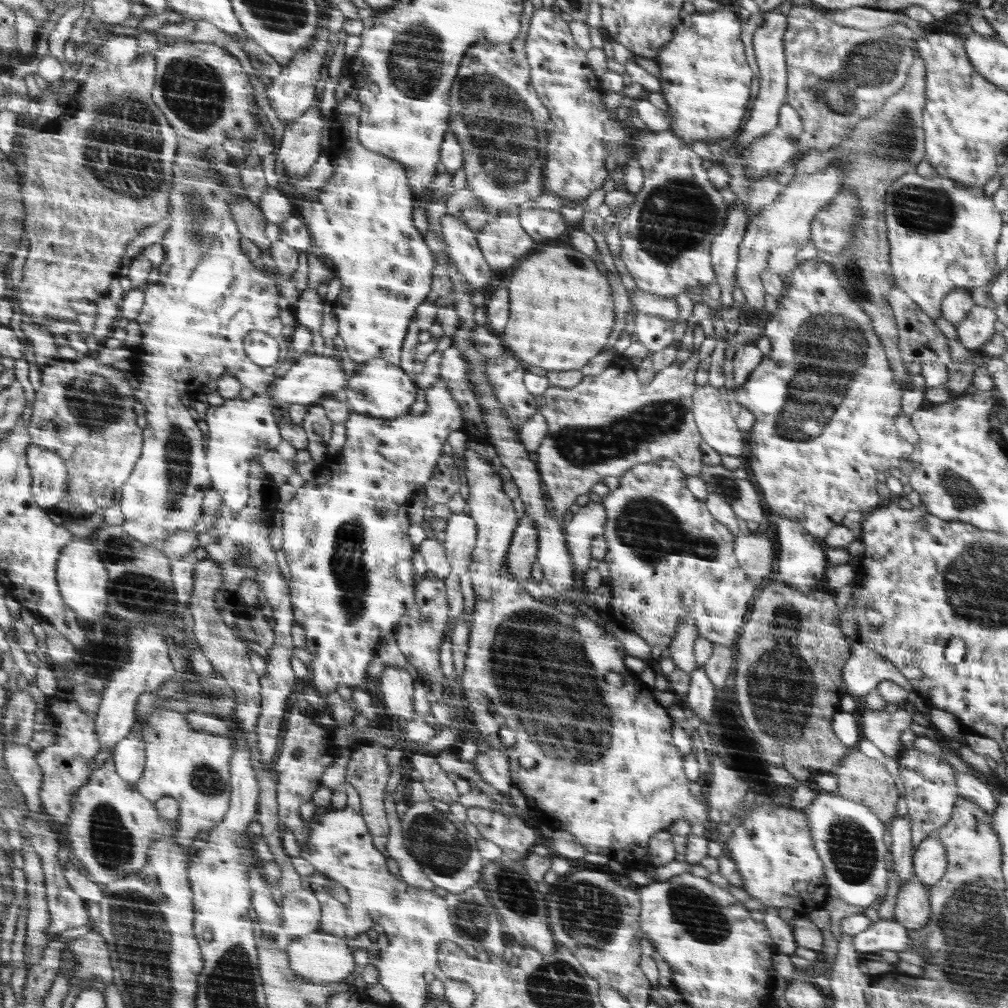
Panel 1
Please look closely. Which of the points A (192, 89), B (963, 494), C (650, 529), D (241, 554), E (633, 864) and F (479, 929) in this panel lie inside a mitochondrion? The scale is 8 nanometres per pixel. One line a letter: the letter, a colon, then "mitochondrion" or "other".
A: mitochondrion
B: mitochondrion
C: mitochondrion
D: mitochondrion
E: other
F: mitochondrion

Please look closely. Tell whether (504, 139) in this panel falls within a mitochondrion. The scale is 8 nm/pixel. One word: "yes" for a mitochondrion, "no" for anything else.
yes

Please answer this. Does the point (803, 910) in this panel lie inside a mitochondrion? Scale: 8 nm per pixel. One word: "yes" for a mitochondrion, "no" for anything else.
no

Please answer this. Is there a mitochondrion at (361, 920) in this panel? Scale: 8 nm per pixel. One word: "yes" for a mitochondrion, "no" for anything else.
yes

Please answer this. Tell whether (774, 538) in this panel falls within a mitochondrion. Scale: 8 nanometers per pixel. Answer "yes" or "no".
no

